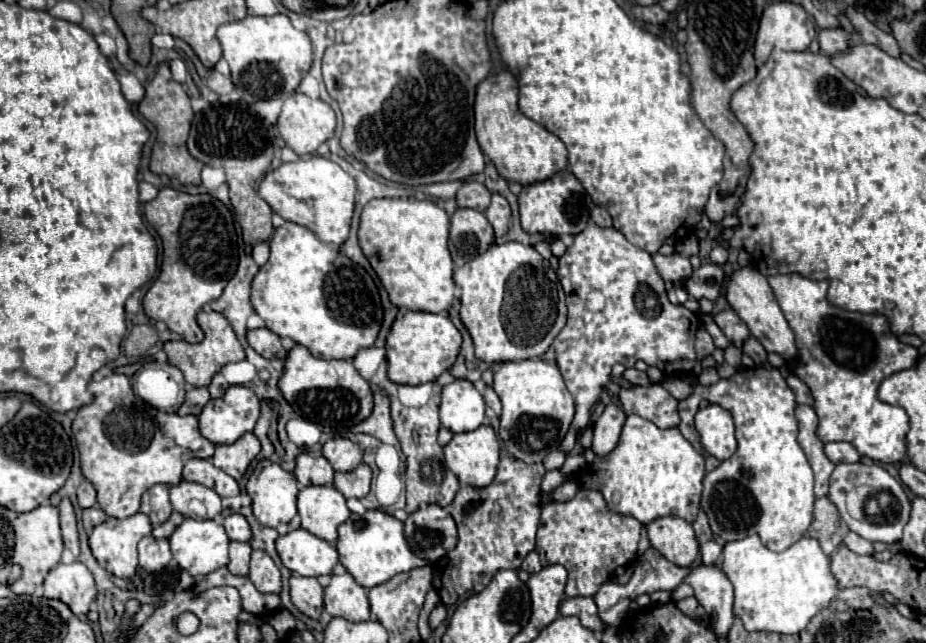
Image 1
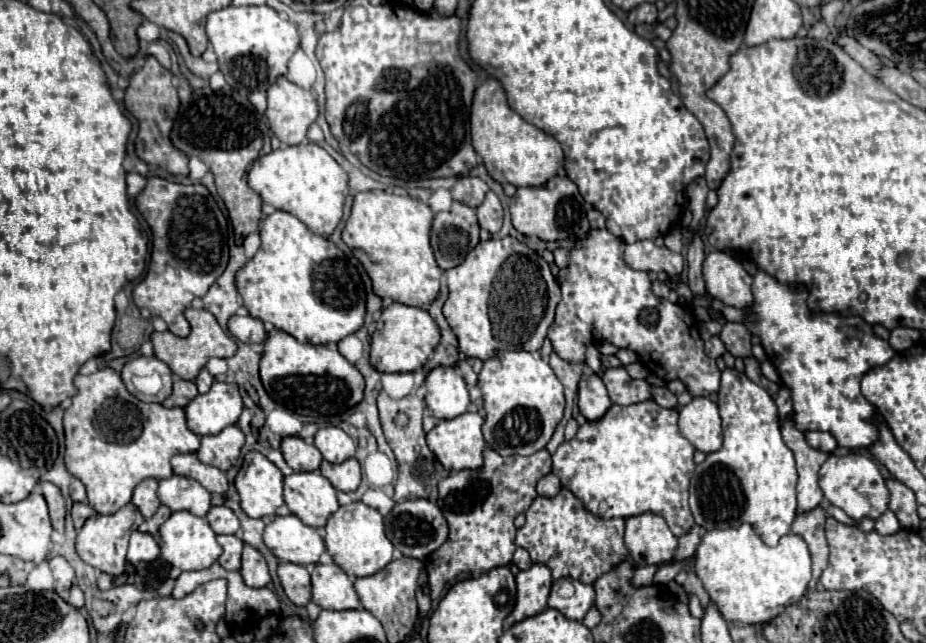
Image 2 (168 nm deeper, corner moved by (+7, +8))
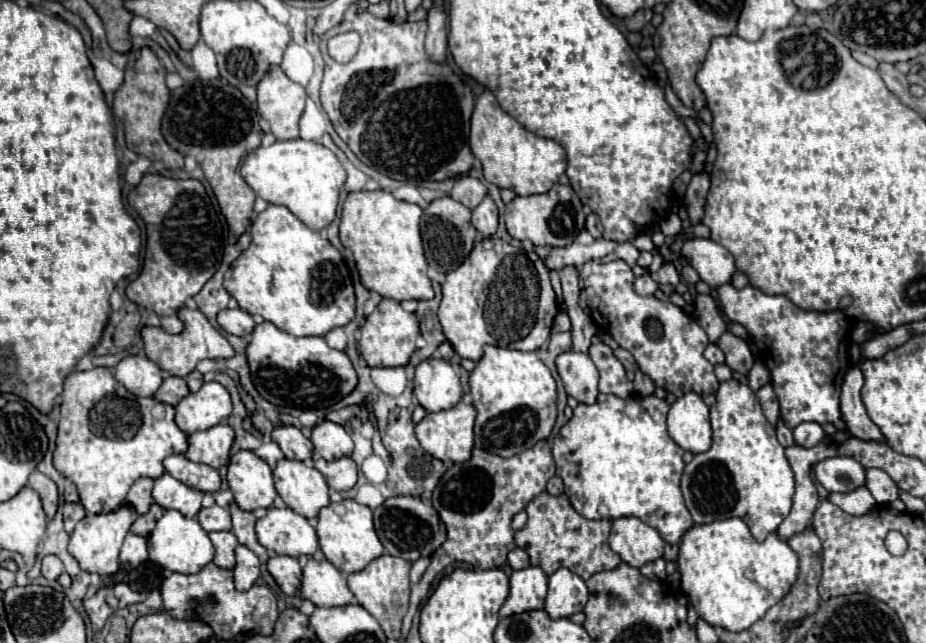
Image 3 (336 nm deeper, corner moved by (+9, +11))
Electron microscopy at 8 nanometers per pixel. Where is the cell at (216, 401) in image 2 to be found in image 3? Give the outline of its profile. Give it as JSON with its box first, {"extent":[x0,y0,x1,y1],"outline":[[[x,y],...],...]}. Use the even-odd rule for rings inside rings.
{"extent":[176,383,232,435],"outline":[[[204,383],[198,393],[186,395],[176,405],[176,425],[192,435],[196,431],[210,429],[218,423],[226,423],[232,415],[232,399],[220,383]]]}

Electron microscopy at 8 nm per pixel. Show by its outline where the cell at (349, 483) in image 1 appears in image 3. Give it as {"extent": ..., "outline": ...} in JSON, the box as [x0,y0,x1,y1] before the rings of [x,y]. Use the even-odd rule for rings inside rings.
{"extent":[314,457,358,491],"outline":[[[352,457],[334,459],[332,463],[328,463],[326,459],[318,459],[318,461],[314,461],[314,467],[324,475],[328,485],[336,491],[348,491],[356,485],[358,467]]]}

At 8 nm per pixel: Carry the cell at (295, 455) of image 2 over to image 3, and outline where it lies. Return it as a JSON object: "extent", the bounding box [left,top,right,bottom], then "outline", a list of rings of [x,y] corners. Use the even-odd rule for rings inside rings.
{"extent":[272,425,314,461],"outline":[[[284,425],[276,427],[272,431],[272,441],[278,443],[286,459],[294,459],[294,461],[312,459],[312,451],[314,451],[312,441],[306,439],[302,431],[296,427],[284,427]]]}

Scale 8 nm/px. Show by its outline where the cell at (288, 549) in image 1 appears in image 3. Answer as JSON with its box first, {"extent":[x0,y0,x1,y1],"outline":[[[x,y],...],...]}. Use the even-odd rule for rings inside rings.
{"extent":[256,507,318,555],"outline":[[[270,507],[268,515],[258,519],[256,535],[266,549],[278,555],[312,555],[318,549],[318,535],[302,515],[292,509]]]}

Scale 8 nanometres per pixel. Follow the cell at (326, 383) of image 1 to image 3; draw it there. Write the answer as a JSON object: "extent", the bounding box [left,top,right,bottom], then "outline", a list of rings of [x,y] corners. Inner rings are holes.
{"extent":[246,321,358,409],"outline":[[[268,321],[252,331],[246,355],[254,387],[276,407],[328,409],[348,397],[358,385],[358,375],[344,351],[330,349],[324,337],[292,337]]]}

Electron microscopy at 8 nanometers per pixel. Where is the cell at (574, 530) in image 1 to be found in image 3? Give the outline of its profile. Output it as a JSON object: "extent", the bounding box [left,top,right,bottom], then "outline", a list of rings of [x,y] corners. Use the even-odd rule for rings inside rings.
{"extent":[514,491,622,581],"outline":[[[548,491],[536,495],[532,503],[526,507],[528,523],[524,529],[514,533],[516,545],[522,547],[528,555],[532,565],[538,565],[544,569],[546,575],[552,575],[556,569],[566,567],[572,573],[580,575],[584,581],[590,579],[594,573],[616,569],[622,559],[608,547],[608,535],[612,531],[610,519],[586,519],[582,517],[568,501],[568,497],[562,495],[550,495]]]}

